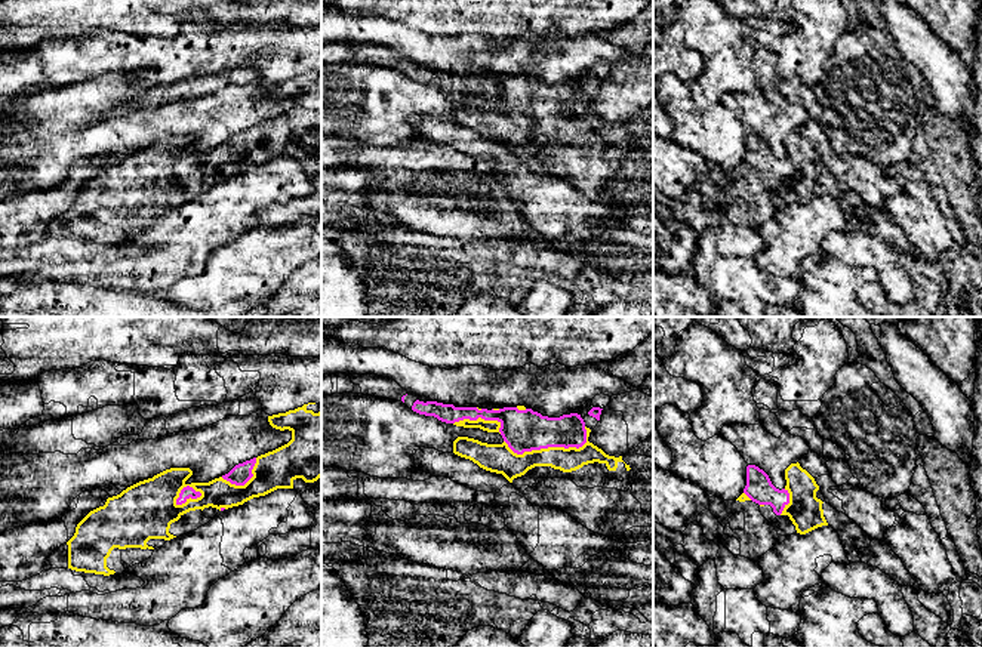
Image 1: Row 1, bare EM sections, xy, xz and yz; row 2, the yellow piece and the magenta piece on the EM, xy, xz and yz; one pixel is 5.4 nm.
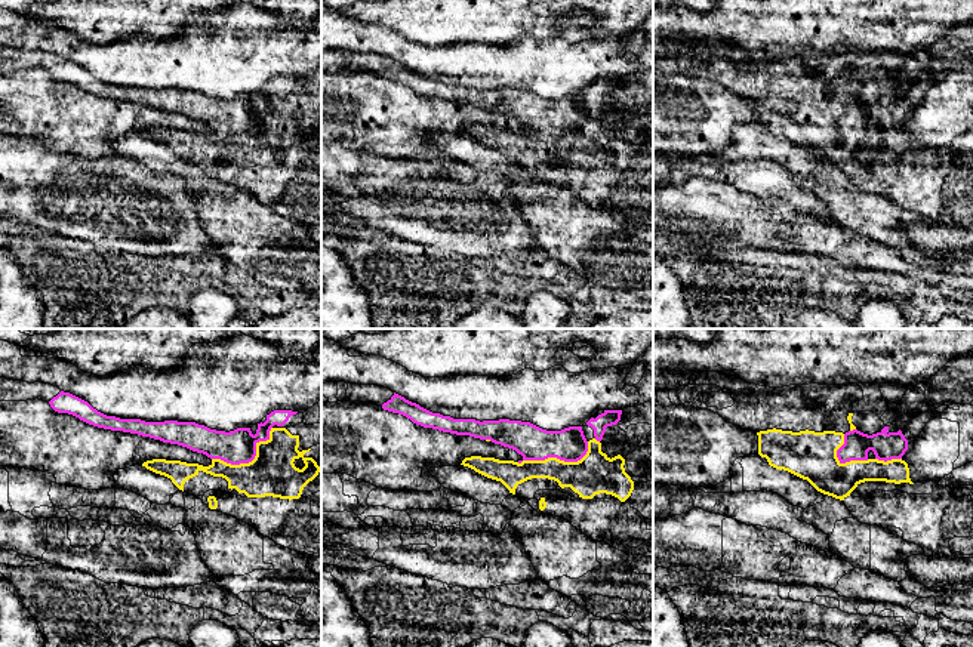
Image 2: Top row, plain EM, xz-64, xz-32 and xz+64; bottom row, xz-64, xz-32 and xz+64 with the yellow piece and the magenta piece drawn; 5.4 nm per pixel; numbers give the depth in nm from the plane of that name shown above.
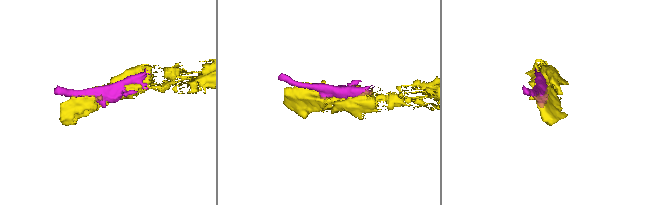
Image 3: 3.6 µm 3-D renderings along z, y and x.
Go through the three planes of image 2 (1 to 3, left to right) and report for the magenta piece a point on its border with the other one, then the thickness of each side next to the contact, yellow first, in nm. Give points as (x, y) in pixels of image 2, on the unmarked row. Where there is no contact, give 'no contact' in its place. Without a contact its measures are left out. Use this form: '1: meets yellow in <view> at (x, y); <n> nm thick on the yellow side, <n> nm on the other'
1: meets yellow in xz-64 at (252, 129); 260 nm thick on the yellow side, 190 nm on the other
2: meets yellow in xz-32 at (557, 128); 220 nm thick on the yellow side, 190 nm on the other
3: meets yellow in xz+64 at (841, 132); 260 nm thick on the yellow side, 140 nm on the other

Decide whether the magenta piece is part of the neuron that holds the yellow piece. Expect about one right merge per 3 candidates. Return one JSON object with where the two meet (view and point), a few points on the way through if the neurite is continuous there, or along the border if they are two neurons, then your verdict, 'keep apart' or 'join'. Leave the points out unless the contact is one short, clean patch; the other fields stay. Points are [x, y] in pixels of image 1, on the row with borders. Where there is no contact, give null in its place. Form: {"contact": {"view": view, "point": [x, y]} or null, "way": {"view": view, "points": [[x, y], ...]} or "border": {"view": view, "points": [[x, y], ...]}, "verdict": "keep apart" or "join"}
{"contact": {"view": "xz", "point": [550, 447]}, "verdict": "join"}

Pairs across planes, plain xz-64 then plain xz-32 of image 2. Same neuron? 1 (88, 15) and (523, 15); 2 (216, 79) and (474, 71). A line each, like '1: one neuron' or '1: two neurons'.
1: one neuron
2: one neuron

